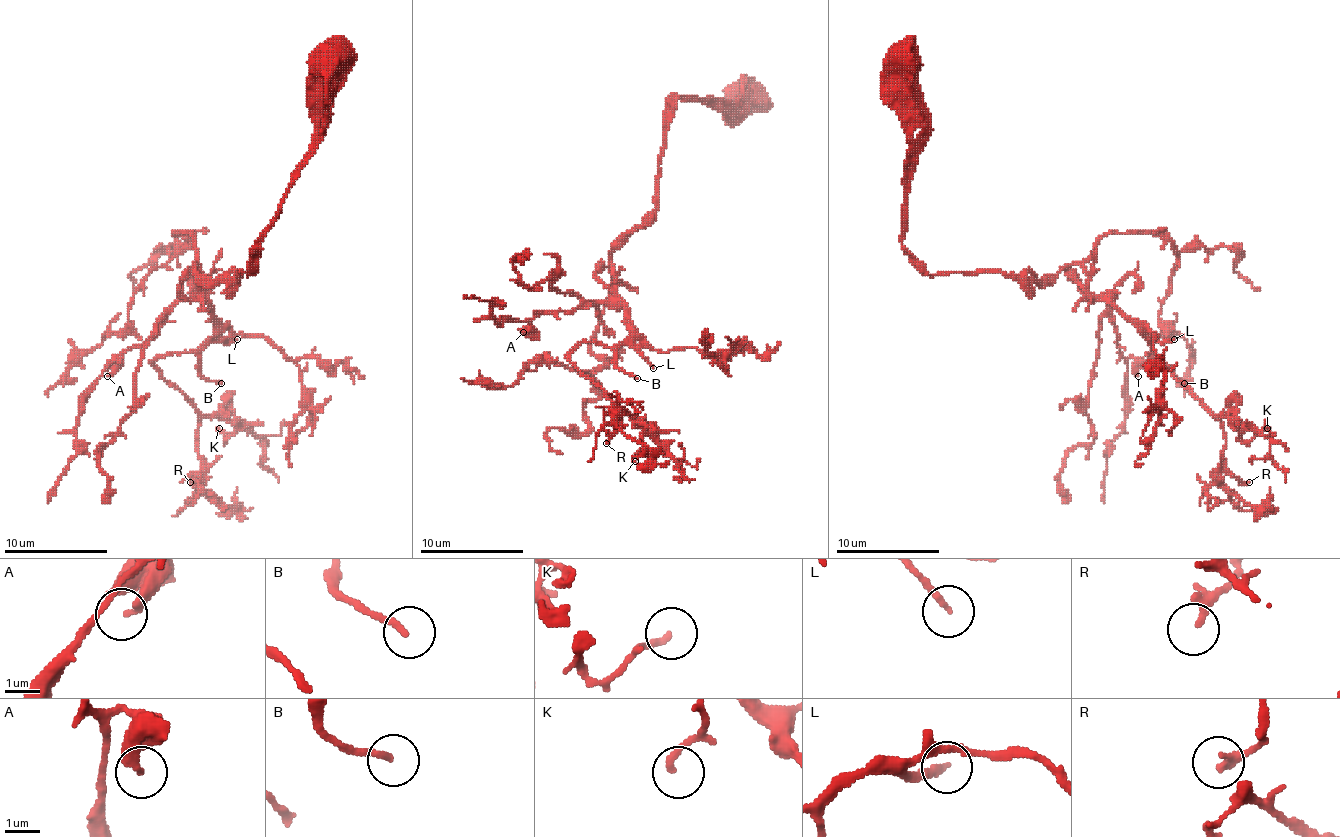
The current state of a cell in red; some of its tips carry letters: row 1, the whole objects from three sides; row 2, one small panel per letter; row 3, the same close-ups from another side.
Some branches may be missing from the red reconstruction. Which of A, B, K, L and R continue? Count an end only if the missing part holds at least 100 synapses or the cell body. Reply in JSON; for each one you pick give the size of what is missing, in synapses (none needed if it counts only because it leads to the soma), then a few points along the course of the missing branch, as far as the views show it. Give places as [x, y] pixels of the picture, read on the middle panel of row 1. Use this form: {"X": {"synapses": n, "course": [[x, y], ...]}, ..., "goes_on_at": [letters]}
{"B": {"synapses": 120, "course": [[637, 378], [645, 391], [650, 386], [668, 386], [681, 373], [710, 376], [725, 391], [731, 404], [746, 417]]}, "L": {"synapses": 180, "course": [[653, 368], [666, 373], [718, 428], [720, 453], [736, 466], [757, 492], [759, 511], [754, 523]]}, "goes_on_at": ["B", "L"]}

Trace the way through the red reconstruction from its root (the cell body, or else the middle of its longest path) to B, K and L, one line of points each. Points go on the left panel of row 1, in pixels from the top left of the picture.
B: (333, 65), (322, 140), (294, 174), (255, 269), (203, 280), (195, 264), (214, 324), (201, 373), (221, 383)
K: (333, 65), (322, 140), (255, 269), (203, 280), (195, 264), (214, 334), (154, 363), (234, 433), (219, 428)
L: (333, 65), (322, 140), (294, 174), (255, 269), (203, 280), (195, 264), (214, 329), (237, 339)

